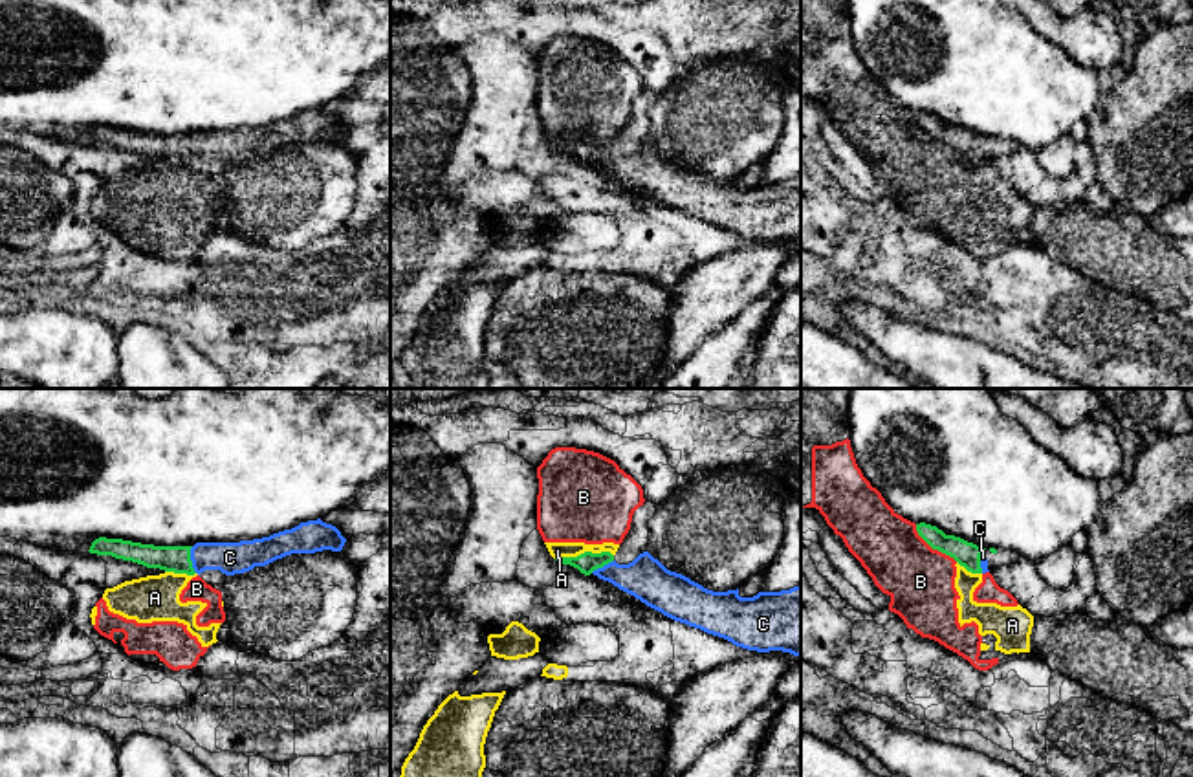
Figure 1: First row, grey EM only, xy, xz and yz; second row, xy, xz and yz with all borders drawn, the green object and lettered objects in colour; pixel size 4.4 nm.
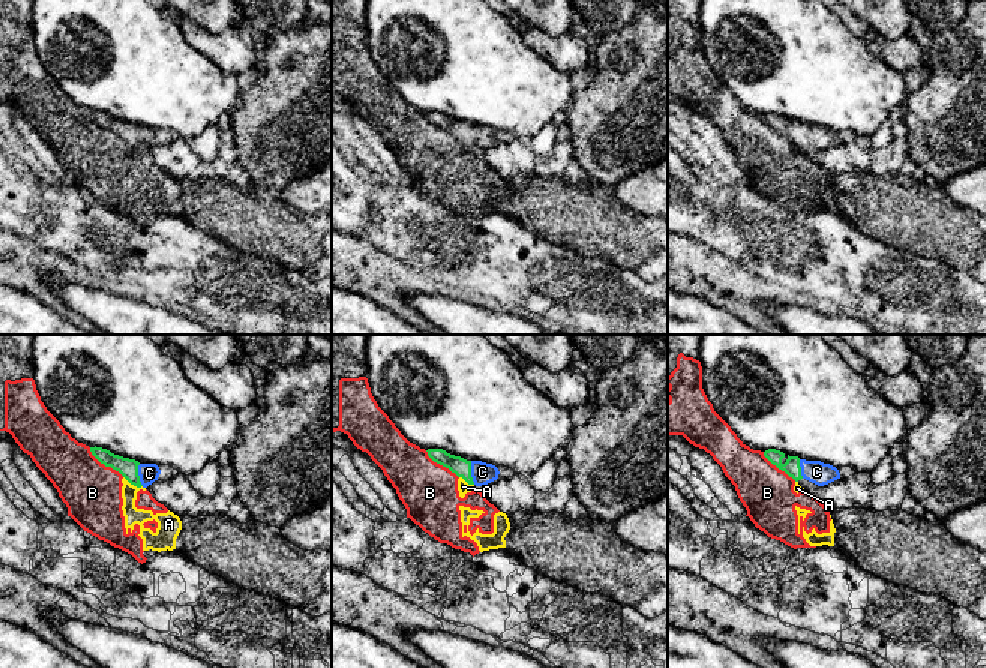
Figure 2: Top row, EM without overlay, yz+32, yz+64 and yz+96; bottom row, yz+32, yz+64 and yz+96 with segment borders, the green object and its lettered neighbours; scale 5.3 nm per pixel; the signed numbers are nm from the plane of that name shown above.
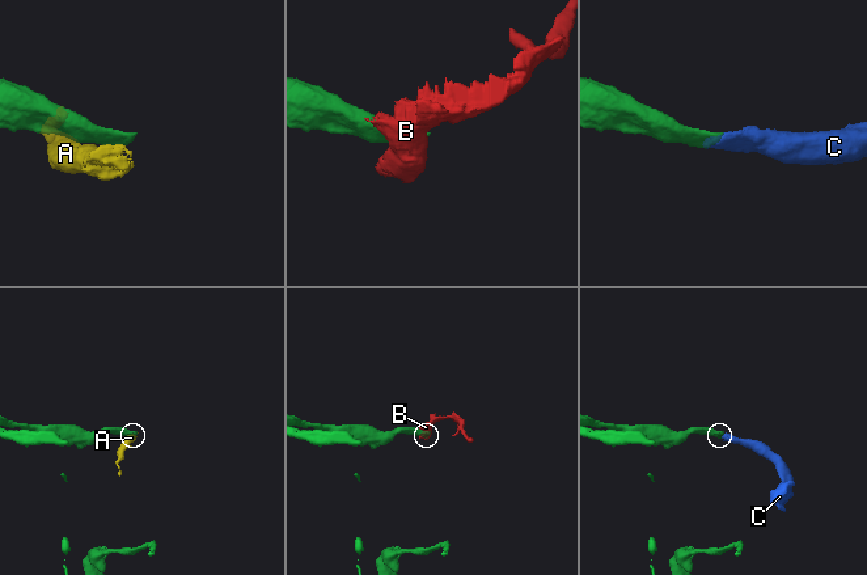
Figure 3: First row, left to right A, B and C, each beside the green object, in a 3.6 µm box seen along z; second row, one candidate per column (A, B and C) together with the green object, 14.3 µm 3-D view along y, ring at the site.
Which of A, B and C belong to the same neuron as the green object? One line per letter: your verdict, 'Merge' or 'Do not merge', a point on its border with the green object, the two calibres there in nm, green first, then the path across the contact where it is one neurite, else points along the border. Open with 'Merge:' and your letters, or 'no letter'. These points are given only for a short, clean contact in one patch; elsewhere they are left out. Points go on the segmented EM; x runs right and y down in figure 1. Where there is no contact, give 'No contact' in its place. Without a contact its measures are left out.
Merge: C
A: Do not merge. Touches green at xz (585, 552). Thickness 90 nm (green) against 80 nm. Boundary: xz (612, 554), (581, 552), (556, 559)
B: Do not merge. Touches green at yz (933, 548). Thickness 110 nm (green) against 300 nm
C: Merge. Touches green at xy (189, 559). Thickness 120 nm (green) against 140 nm. Path across: xy (176, 559), (189, 559), (229, 558)

